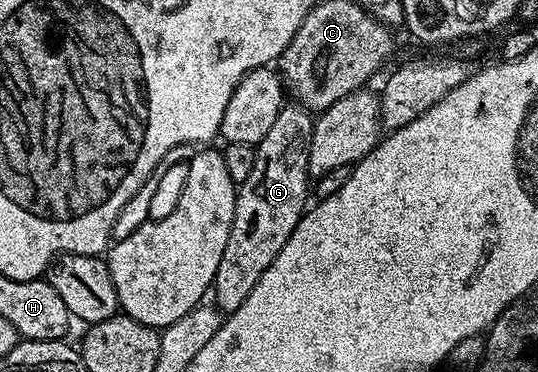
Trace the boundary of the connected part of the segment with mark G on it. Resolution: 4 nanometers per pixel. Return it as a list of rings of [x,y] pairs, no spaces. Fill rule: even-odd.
[[[286,104],[280,116],[276,116],[276,124],[272,124],[268,136],[257,144],[258,155],[252,176],[238,187],[232,232],[228,232],[228,244],[224,244],[224,256],[220,256],[220,268],[216,268],[212,287],[213,305],[223,315],[231,314],[252,296],[252,288],[256,288],[260,276],[268,272],[268,264],[276,260],[280,248],[284,248],[288,236],[292,236],[296,224],[308,209],[306,189],[312,181],[308,152],[313,131],[311,111],[297,104]]]

